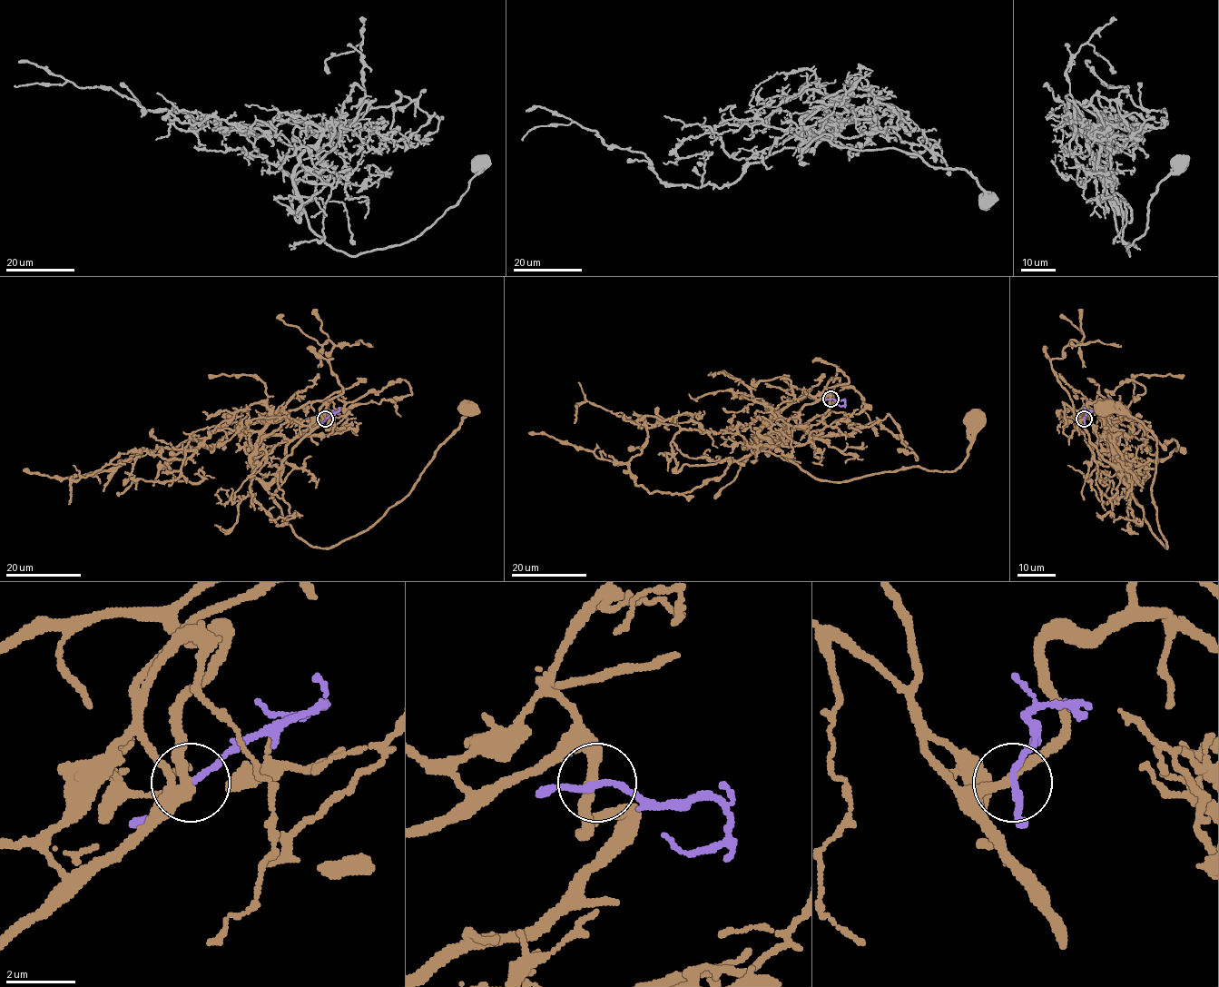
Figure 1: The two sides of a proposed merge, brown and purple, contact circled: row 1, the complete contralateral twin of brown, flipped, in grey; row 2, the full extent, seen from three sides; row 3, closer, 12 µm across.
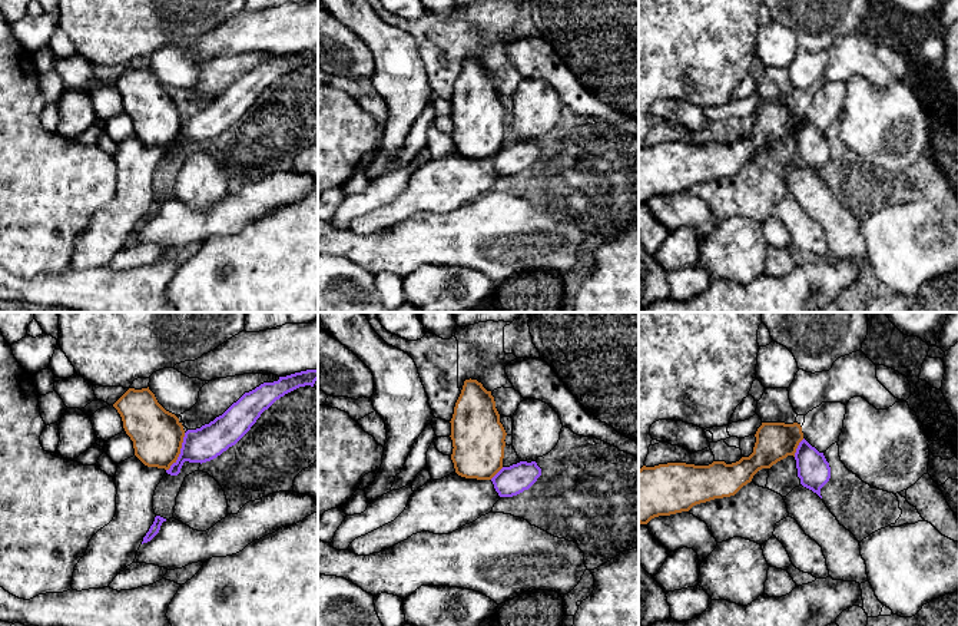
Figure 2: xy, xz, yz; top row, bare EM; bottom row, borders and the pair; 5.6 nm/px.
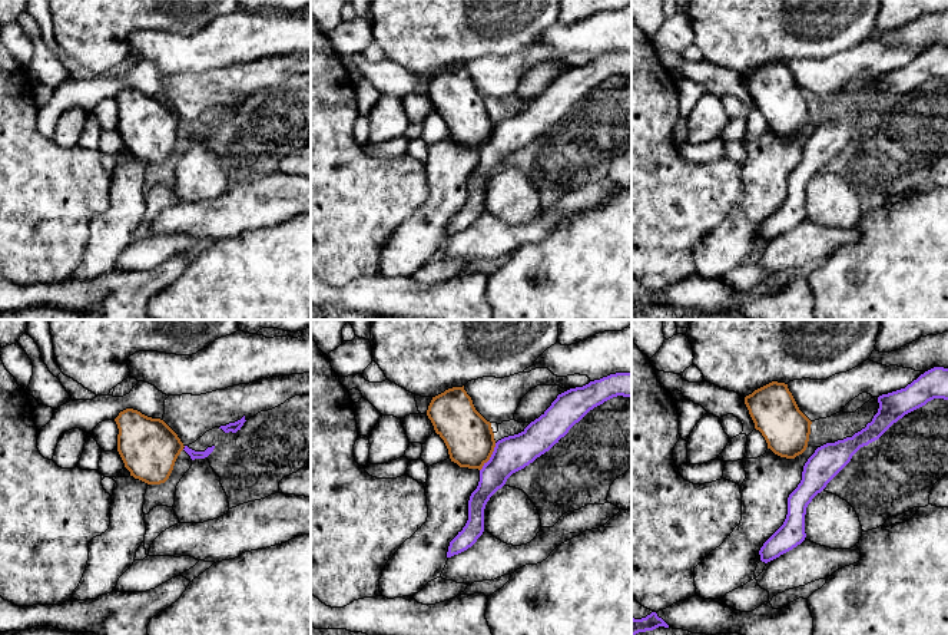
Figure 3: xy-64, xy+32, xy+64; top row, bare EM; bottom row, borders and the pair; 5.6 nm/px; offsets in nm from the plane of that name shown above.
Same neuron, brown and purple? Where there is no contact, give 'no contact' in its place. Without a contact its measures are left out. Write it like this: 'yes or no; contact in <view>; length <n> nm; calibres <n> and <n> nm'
no; contact in xy; length 240 nm; calibres 280 and 190 nm

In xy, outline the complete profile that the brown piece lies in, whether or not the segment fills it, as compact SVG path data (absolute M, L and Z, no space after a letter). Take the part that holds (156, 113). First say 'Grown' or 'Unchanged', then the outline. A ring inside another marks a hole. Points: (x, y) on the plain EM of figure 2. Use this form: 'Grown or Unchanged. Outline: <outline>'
Unchanged. Outline: M129 67L113 86L133 120L135 135L147 146L169 149L176 142L185 109L179 97L166 90L147 67Z

